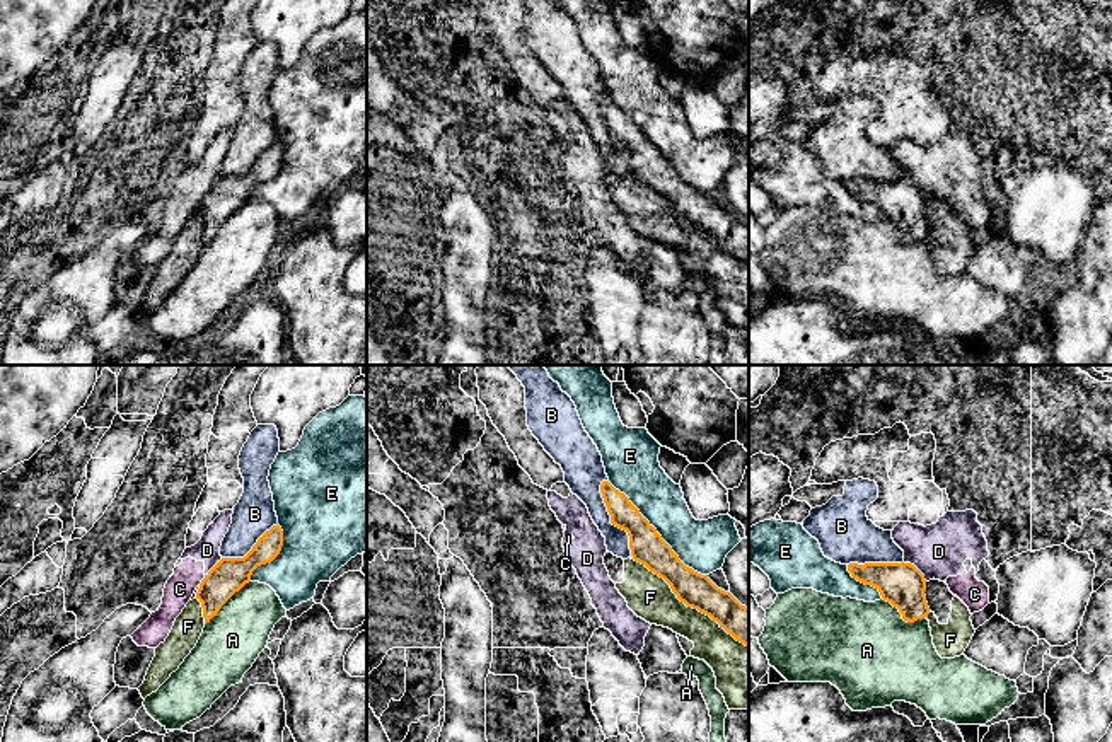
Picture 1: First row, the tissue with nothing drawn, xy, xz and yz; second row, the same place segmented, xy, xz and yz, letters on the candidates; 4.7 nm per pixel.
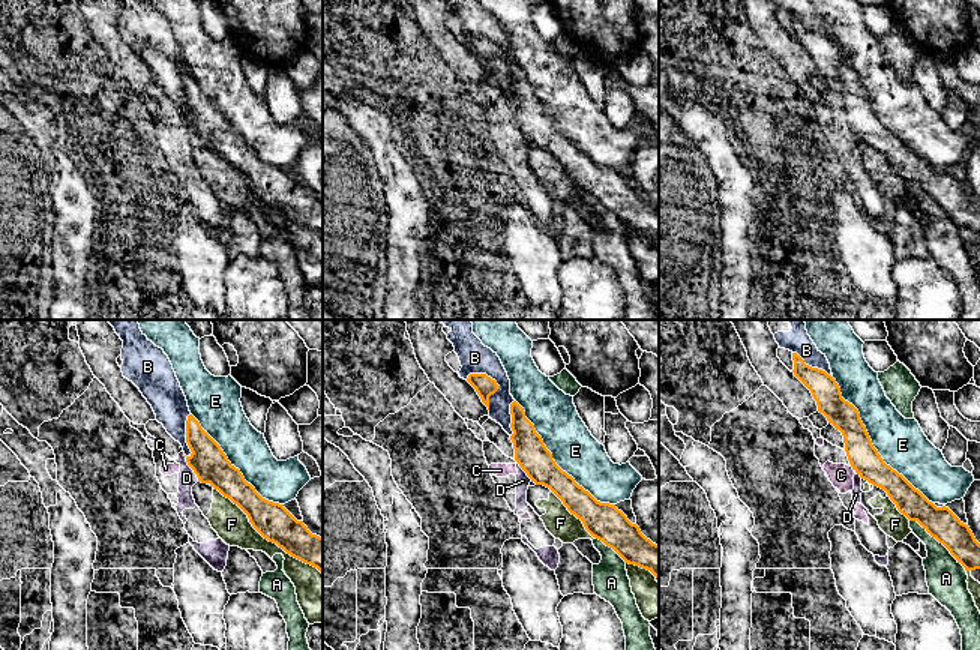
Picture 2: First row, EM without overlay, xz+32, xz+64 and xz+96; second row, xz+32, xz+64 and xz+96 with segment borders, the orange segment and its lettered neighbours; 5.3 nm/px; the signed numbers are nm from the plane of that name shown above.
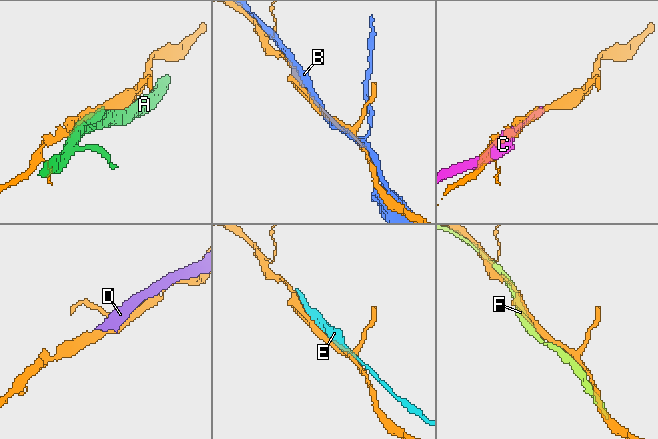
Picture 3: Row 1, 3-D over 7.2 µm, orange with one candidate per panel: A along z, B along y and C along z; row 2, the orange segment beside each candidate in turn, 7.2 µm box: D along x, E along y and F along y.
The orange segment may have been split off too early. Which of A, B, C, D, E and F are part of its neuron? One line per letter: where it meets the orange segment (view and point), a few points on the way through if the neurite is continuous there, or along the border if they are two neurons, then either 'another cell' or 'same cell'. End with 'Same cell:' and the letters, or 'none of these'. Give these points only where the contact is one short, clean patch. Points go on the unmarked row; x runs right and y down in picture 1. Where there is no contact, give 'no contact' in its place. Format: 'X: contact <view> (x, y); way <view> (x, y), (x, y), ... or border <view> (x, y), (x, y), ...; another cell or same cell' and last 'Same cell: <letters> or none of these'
A: contact xy (225, 219); another cell
B: contact xz (611, 140); another cell
C: contact xy (202, 198); another cell
D: contact yz (916, 186); border yz (903, 179), (909, 179), (926, 198); another cell
E: contact xz (657, 150); another cell
F: contact xz (689, 224); another cell
Same cell: none of these

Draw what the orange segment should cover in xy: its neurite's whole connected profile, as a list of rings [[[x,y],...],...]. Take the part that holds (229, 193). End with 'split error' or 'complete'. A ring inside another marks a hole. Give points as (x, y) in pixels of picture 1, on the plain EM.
[[[276,142],[266,148],[244,176],[222,176],[201,198],[196,217],[201,220],[205,242],[246,201],[252,189],[271,181],[281,169],[283,148]]]; complete

